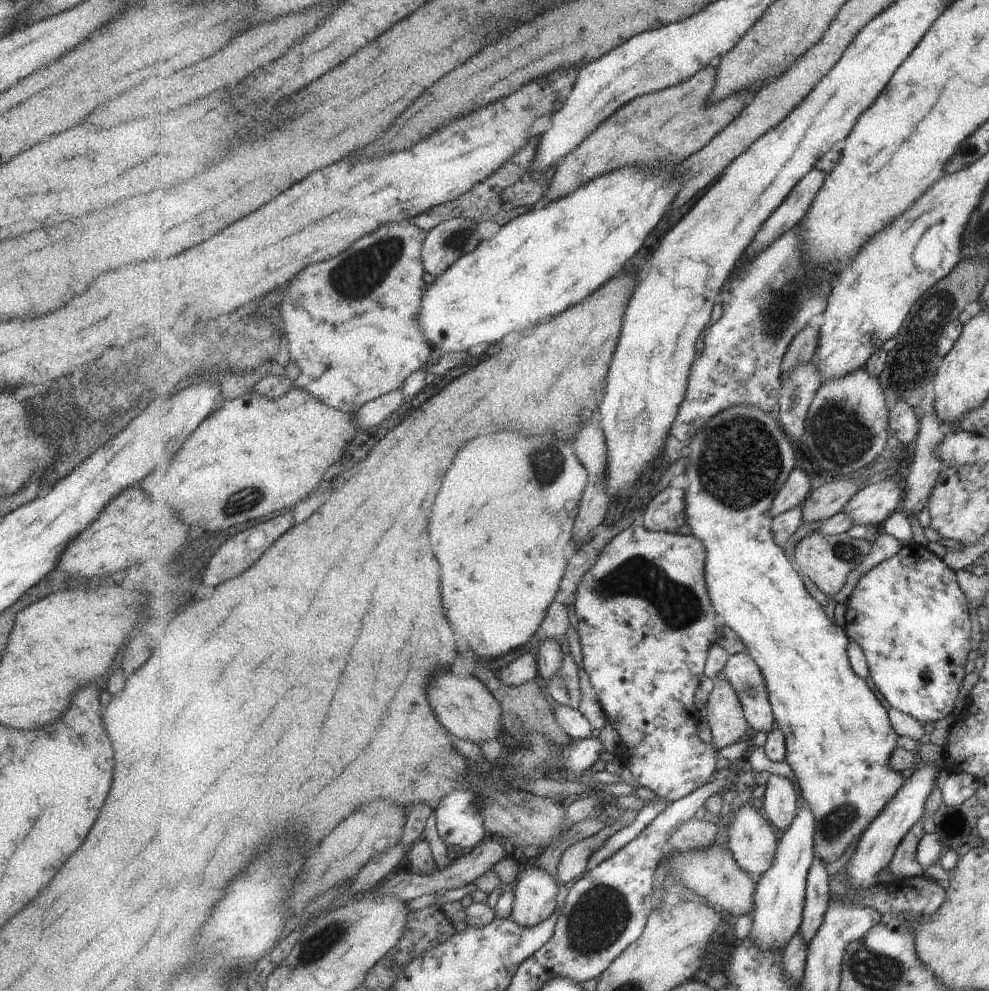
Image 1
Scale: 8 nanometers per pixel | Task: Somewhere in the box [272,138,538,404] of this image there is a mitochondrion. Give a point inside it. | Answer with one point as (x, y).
(357, 275)

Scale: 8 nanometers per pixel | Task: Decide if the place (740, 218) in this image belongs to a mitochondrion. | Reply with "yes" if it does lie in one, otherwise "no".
no

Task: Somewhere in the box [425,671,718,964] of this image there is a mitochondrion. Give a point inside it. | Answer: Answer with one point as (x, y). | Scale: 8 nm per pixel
(600, 914)

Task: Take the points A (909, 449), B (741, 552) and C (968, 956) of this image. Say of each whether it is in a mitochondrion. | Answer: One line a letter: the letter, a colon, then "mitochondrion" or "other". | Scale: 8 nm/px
A: other
B: other
C: other

